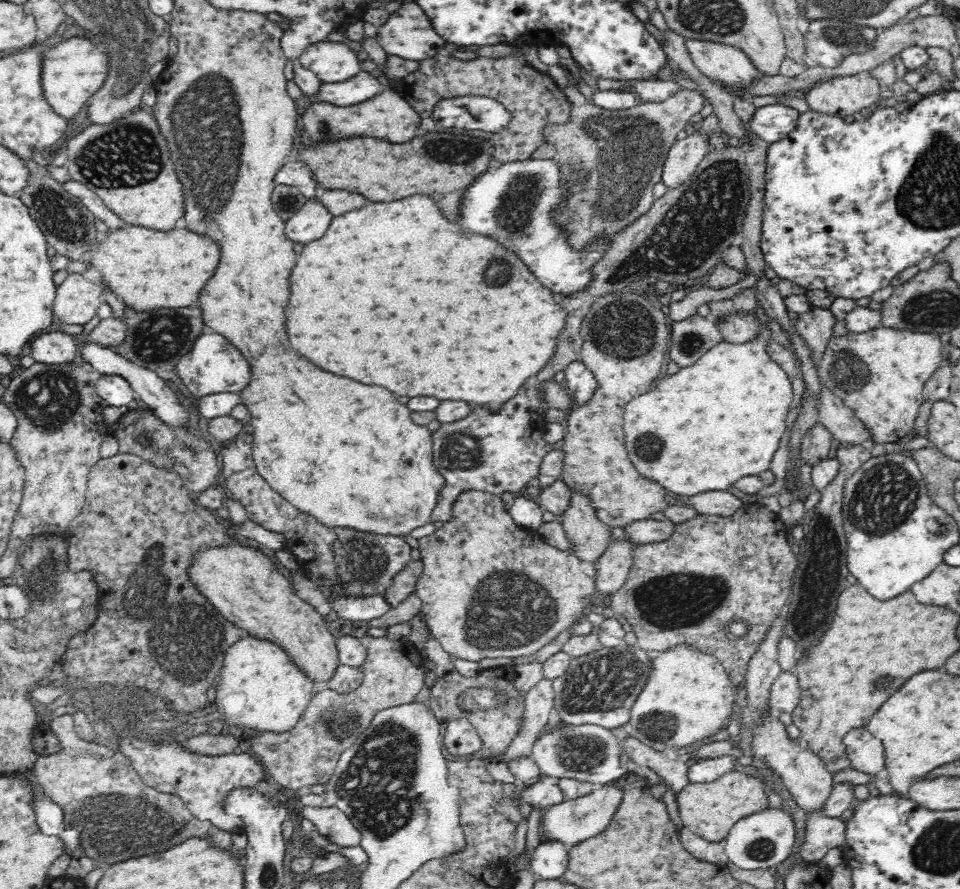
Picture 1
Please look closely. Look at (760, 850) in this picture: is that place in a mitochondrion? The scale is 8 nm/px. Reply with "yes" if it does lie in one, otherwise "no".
yes

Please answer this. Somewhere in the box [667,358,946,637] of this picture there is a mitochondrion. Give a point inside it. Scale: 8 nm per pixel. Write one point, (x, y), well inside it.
(888, 495)

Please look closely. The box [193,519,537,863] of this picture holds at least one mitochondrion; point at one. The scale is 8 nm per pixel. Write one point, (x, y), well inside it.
(380, 788)

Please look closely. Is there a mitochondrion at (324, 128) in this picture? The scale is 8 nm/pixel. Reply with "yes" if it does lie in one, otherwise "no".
yes

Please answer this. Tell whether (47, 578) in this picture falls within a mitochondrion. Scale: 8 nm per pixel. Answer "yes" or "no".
yes

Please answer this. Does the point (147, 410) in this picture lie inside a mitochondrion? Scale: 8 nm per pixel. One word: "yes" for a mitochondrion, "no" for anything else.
no

